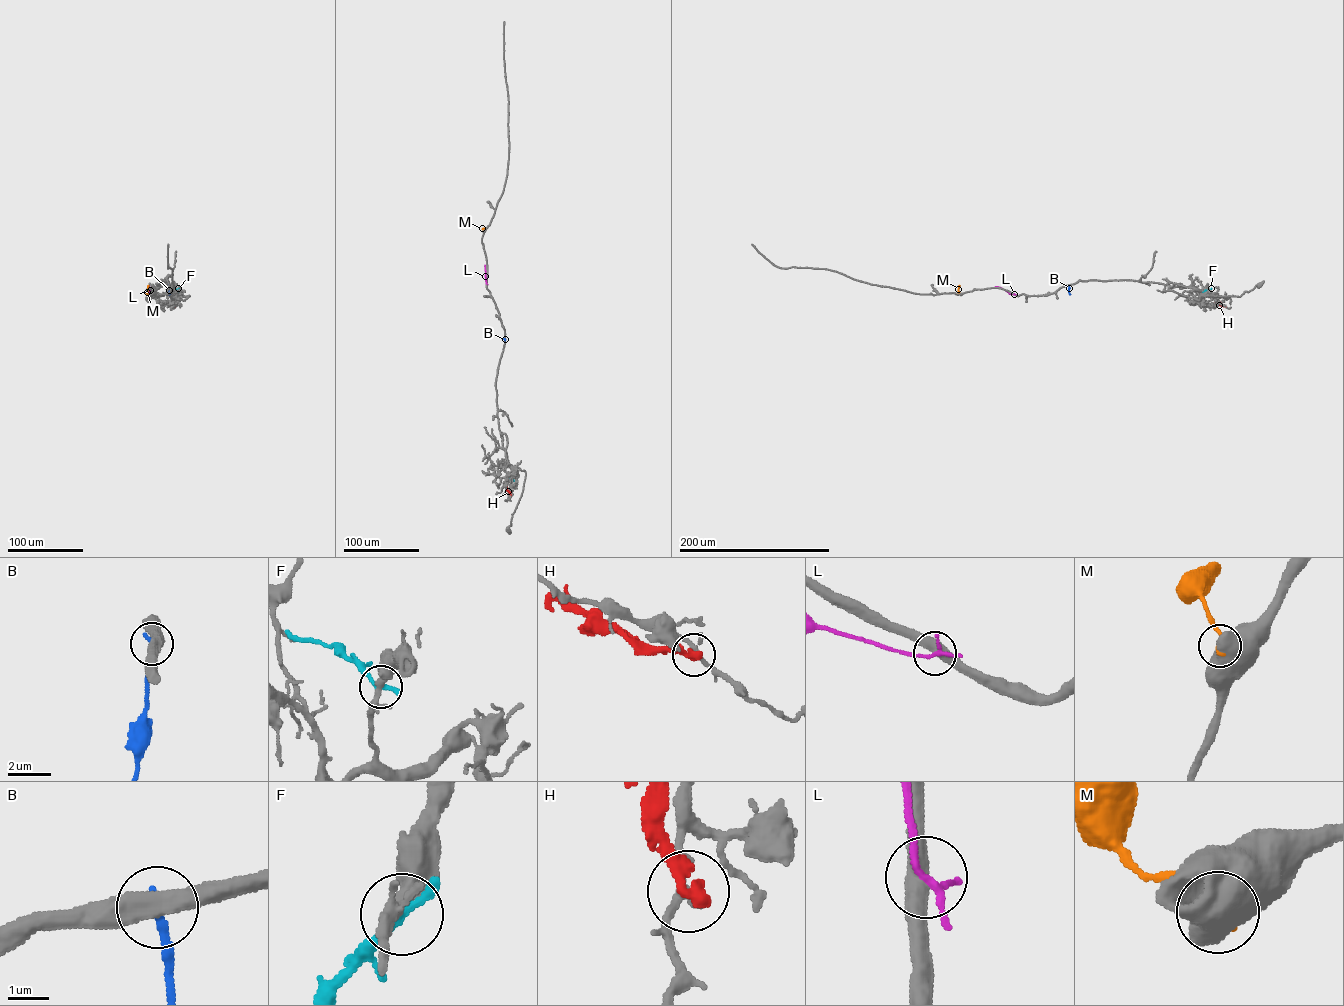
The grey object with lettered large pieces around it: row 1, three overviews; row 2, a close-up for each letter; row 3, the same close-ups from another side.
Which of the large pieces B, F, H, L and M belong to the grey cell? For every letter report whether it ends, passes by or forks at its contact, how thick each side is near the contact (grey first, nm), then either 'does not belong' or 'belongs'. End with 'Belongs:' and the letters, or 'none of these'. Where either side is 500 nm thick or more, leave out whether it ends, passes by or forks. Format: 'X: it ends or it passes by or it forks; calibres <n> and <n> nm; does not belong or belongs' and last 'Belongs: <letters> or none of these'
B: it ends; calibres 460 and 200 nm; does not belong
F: it ends; calibres 240 and 280 nm; does not belong
H: it ends; calibres 220 and 400 nm; does not belong
L: it passes by; calibres 440 and 170 nm; does not belong
M: calibres 800 and 170 nm; does not belong
Belongs: none of these

